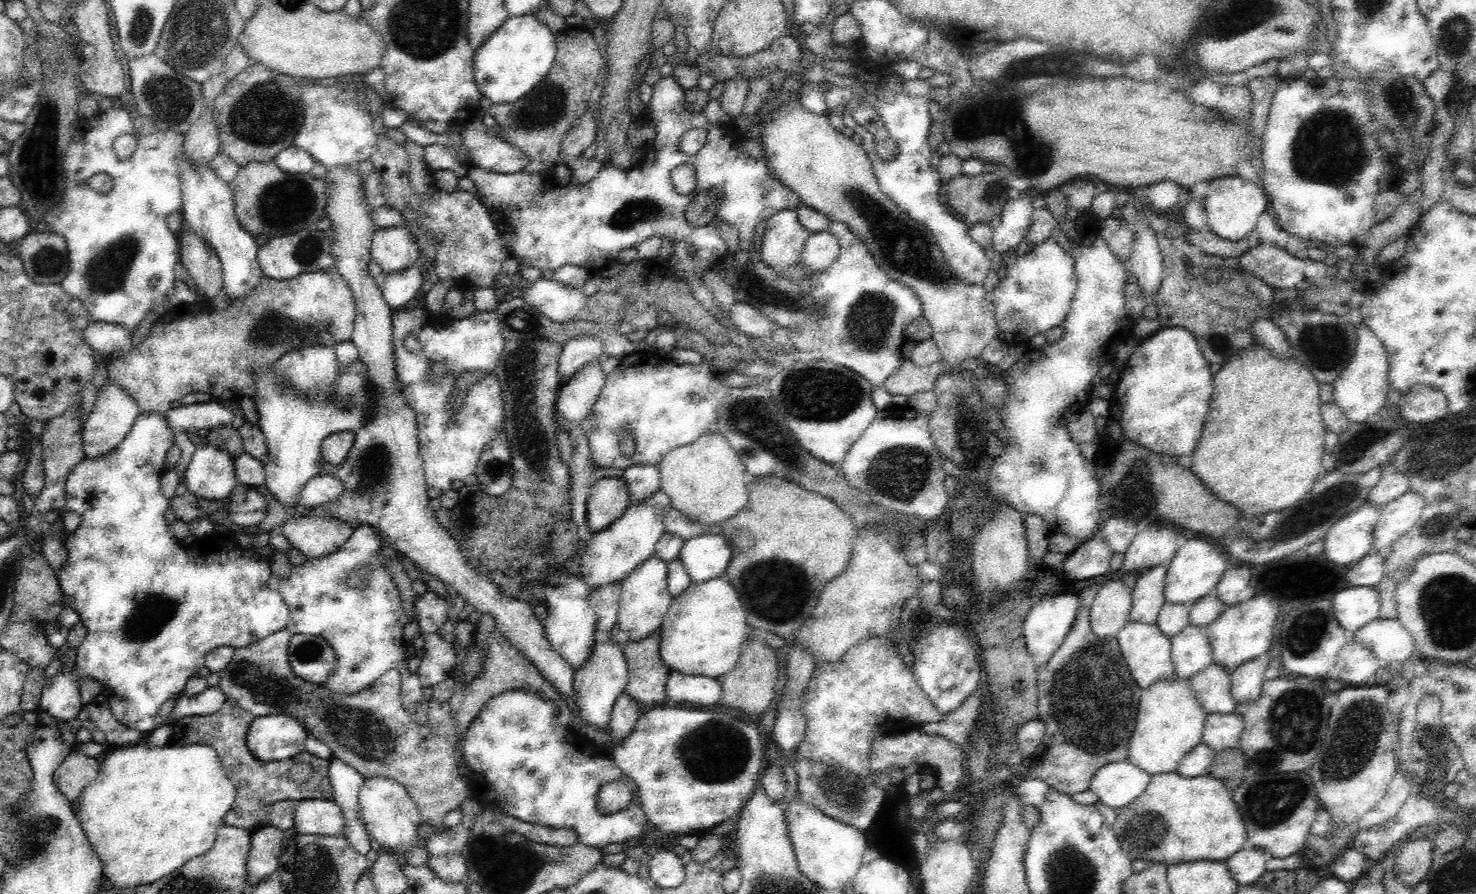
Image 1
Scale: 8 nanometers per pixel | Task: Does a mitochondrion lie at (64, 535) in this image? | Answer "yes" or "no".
no

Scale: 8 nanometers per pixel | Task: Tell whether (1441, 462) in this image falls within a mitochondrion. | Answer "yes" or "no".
yes

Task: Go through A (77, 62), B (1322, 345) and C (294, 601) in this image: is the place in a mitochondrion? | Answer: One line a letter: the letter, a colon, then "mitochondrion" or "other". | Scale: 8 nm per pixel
A: other
B: mitochondrion
C: other

